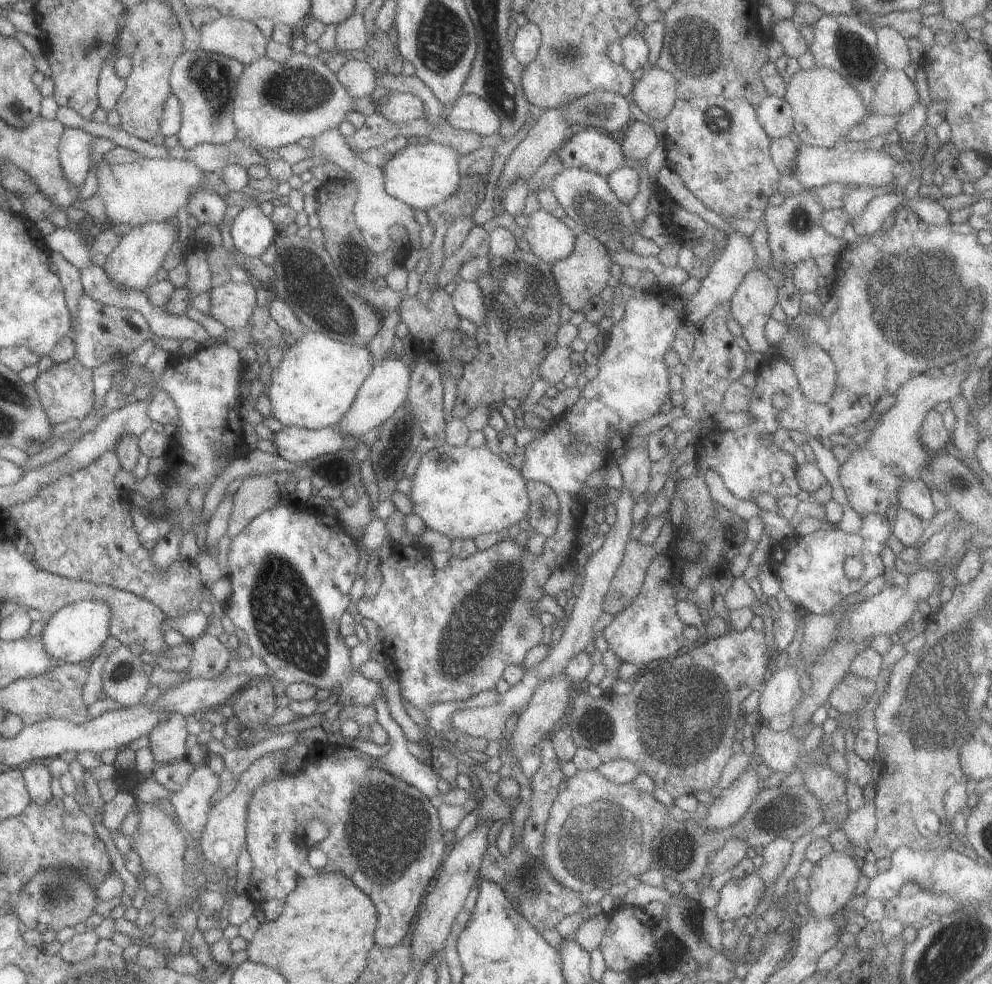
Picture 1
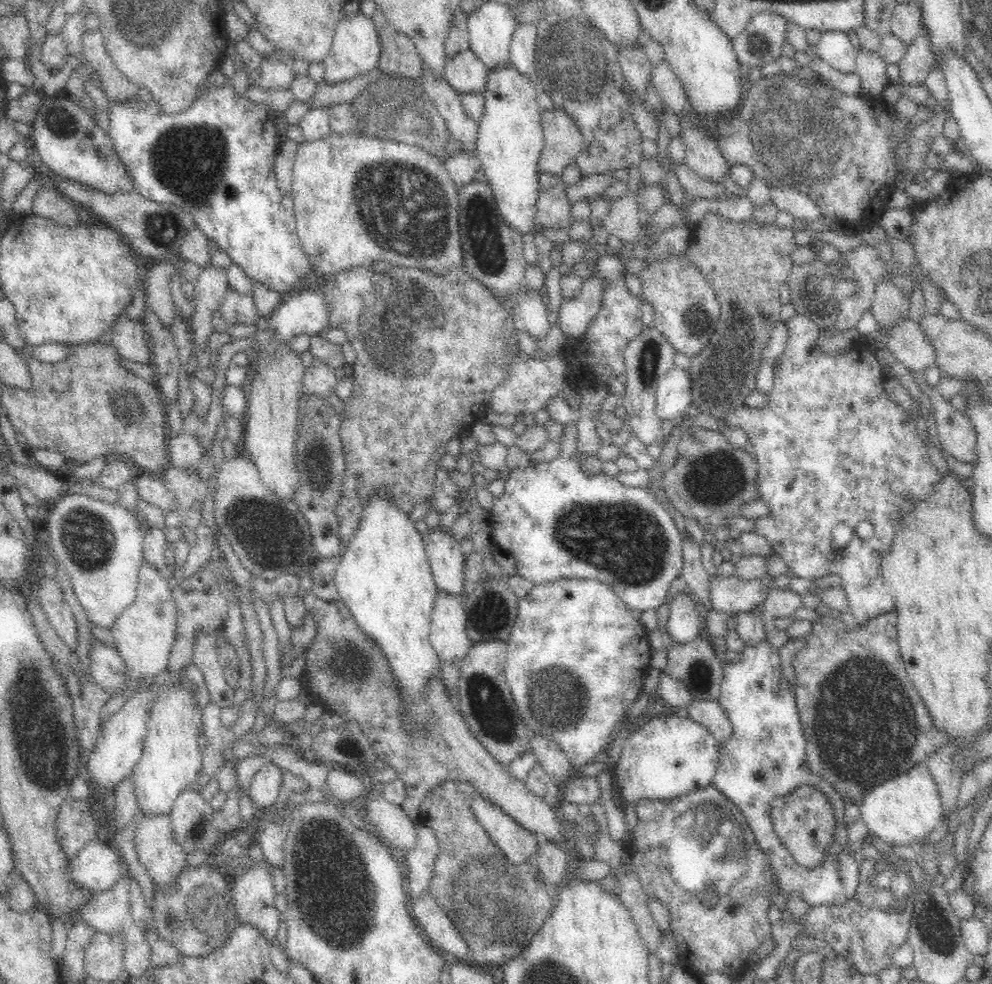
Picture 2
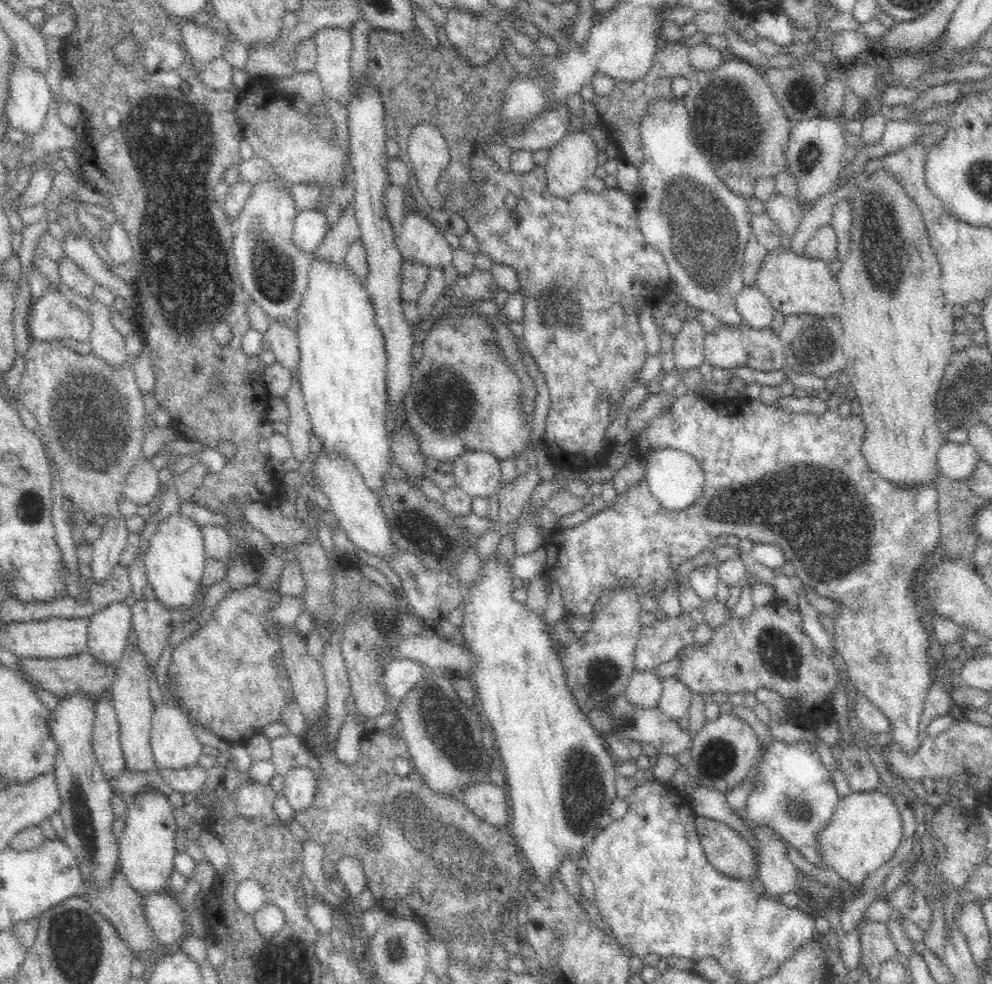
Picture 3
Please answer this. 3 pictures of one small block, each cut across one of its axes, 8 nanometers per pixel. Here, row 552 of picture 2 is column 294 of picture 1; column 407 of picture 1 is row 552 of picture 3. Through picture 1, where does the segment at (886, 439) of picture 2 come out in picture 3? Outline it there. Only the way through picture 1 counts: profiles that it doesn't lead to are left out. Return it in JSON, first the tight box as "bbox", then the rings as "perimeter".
{"bbox":[544,392,940,758],"perimeter":[[[688,392],[682,397],[676,397],[672,403],[670,412],[662,412],[658,416],[654,416],[639,434],[635,436],[632,446],[634,447],[633,456],[638,458],[640,463],[646,464],[655,456],[655,453],[672,448],[674,451],[681,451],[694,458],[694,461],[700,465],[700,469],[704,474],[705,483],[700,493],[700,496],[688,507],[681,511],[671,511],[665,509],[658,499],[654,497],[650,490],[650,485],[646,478],[642,478],[637,484],[632,484],[620,493],[615,501],[605,509],[598,511],[586,519],[581,524],[568,528],[568,530],[557,530],[547,541],[550,546],[547,547],[546,553],[548,564],[544,571],[546,576],[552,582],[558,584],[560,594],[562,596],[563,607],[567,611],[568,616],[575,614],[590,614],[592,607],[596,604],[596,600],[600,593],[608,590],[613,590],[618,587],[621,582],[628,582],[632,587],[638,587],[647,594],[650,600],[651,607],[664,612],[666,617],[675,617],[682,614],[683,608],[680,604],[679,586],[674,582],[679,575],[678,570],[682,564],[696,560],[696,556],[700,556],[702,552],[712,548],[718,541],[735,536],[741,540],[750,540],[754,544],[778,544],[784,550],[786,560],[790,561],[796,569],[796,574],[799,580],[820,595],[820,597],[842,601],[842,614],[838,618],[833,618],[835,623],[835,648],[846,660],[847,670],[852,679],[857,692],[865,696],[884,716],[889,724],[890,740],[894,746],[899,748],[908,758],[912,758],[918,750],[920,750],[921,740],[919,740],[919,722],[922,718],[923,702],[933,683],[931,678],[931,669],[933,660],[930,653],[930,642],[932,636],[929,634],[925,624],[915,615],[915,606],[918,605],[917,596],[913,591],[915,588],[915,576],[918,571],[921,571],[928,562],[928,558],[934,558],[939,552],[938,544],[940,542],[940,524],[938,516],[938,487],[936,484],[924,483],[921,485],[910,486],[900,485],[883,478],[875,472],[869,462],[865,460],[863,449],[866,441],[866,426],[864,425],[863,417],[858,411],[854,411],[852,415],[840,416],[837,411],[826,409],[822,414],[807,413],[807,414],[790,414],[782,412],[782,410],[773,406],[766,406],[759,402],[753,401],[738,408],[738,406],[728,406],[726,410],[718,410],[711,406],[710,402],[702,400],[701,396]]]}

